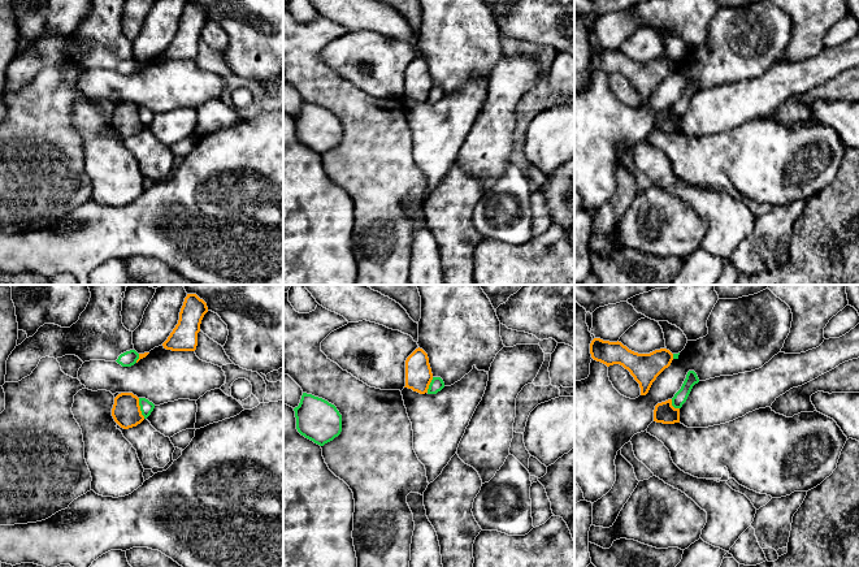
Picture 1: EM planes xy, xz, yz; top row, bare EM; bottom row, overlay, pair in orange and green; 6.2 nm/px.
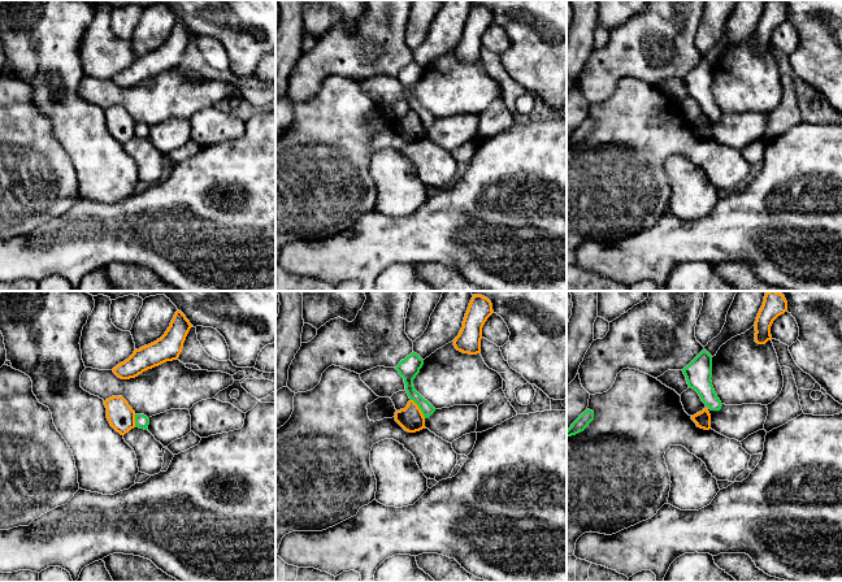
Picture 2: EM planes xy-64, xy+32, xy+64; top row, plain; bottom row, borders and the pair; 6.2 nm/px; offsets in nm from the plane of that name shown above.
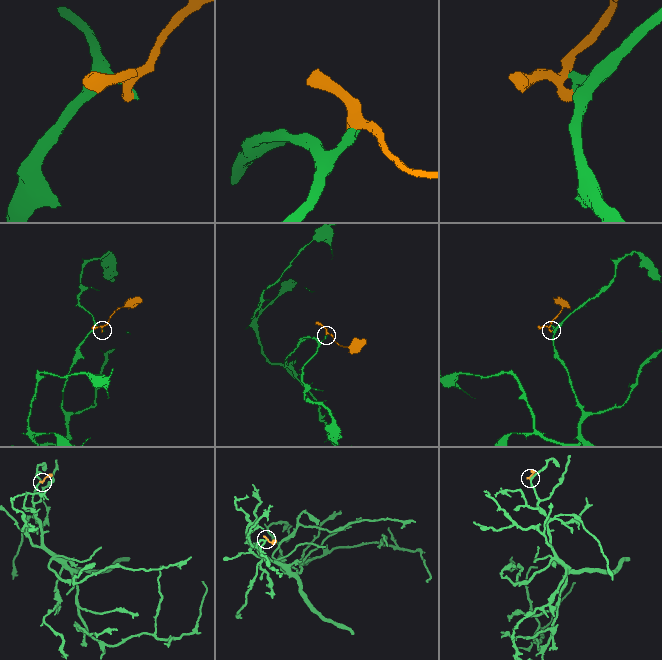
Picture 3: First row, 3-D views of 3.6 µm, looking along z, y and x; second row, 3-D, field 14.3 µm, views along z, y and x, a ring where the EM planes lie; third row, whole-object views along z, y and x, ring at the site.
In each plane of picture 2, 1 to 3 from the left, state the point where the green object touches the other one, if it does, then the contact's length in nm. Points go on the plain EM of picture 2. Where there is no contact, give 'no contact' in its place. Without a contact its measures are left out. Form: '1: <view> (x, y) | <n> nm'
1: xy-64 (134, 129) | 70 nm
2: xy+32 (419, 117) | 150 nm
3: no contact

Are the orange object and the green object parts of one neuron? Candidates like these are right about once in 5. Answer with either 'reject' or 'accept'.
reject

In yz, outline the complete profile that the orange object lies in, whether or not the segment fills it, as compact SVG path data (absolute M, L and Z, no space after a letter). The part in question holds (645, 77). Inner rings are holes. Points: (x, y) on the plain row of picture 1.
M594 47L590 52L591 66L607 75L620 73L630 81L639 92L641 104L646 104L656 86L671 74L673 62L667 57L650 62L638 62L621 51L609 51Z

